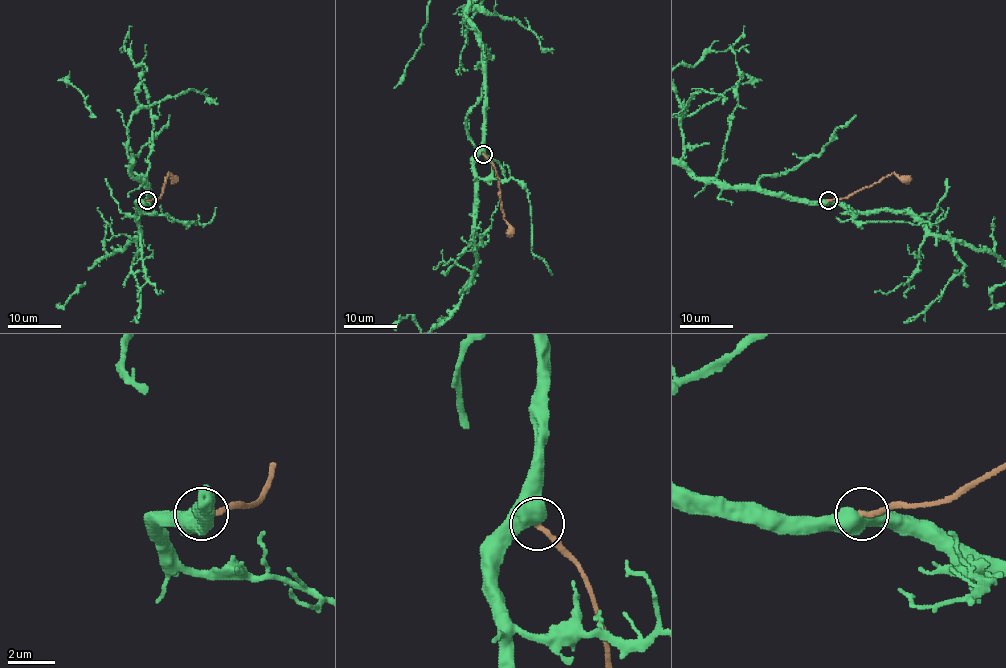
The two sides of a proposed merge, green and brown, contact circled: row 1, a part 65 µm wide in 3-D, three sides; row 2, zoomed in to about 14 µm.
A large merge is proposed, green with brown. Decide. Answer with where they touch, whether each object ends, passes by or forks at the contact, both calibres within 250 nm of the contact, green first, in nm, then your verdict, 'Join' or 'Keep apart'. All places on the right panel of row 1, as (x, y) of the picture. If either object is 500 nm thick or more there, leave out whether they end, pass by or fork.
Place: (828, 200). Thickness 800 nm (green) against 220 nm. Keep apart

